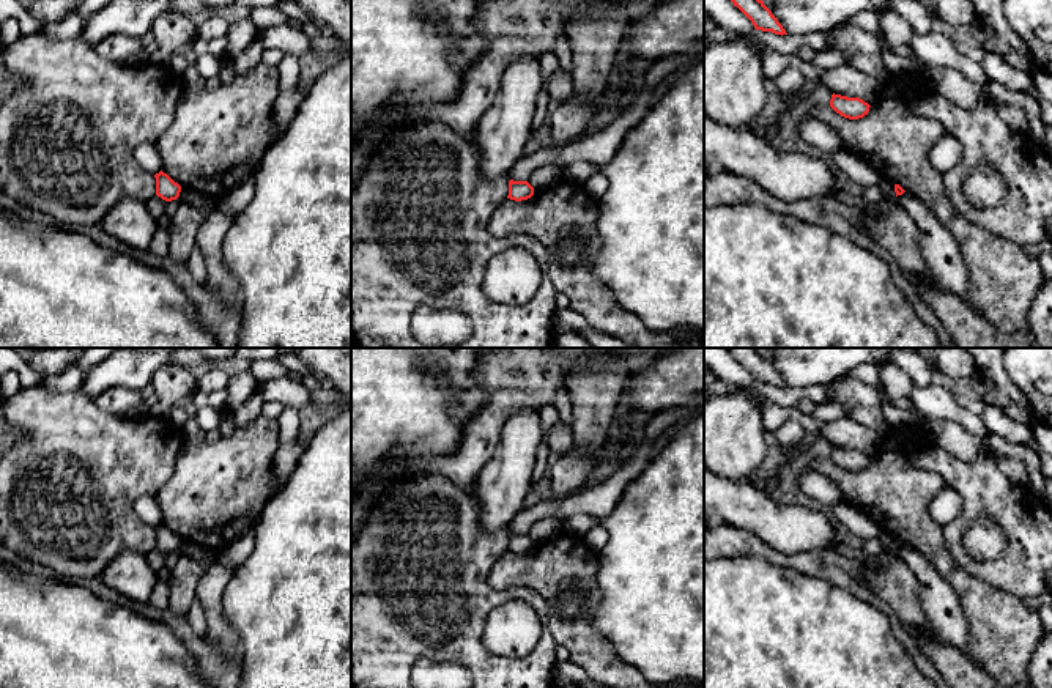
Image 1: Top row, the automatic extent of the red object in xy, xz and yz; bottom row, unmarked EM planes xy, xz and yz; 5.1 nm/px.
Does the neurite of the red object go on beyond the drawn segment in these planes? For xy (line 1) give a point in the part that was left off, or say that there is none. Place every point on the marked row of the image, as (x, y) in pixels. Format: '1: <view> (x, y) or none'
1: none

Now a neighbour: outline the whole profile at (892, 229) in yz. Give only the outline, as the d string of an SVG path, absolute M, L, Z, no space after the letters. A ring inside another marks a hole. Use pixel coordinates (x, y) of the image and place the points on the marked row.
M893 200L877 205L863 202L858 209L863 213L865 233L890 252L907 276L913 274L935 285L920 247L920 230L904 209Z

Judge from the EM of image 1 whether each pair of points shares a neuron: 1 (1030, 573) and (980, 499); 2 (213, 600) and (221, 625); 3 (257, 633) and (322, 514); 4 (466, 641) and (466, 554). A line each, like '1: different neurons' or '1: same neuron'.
1: same neuron
2: same neuron
3: same neuron
4: same neuron

